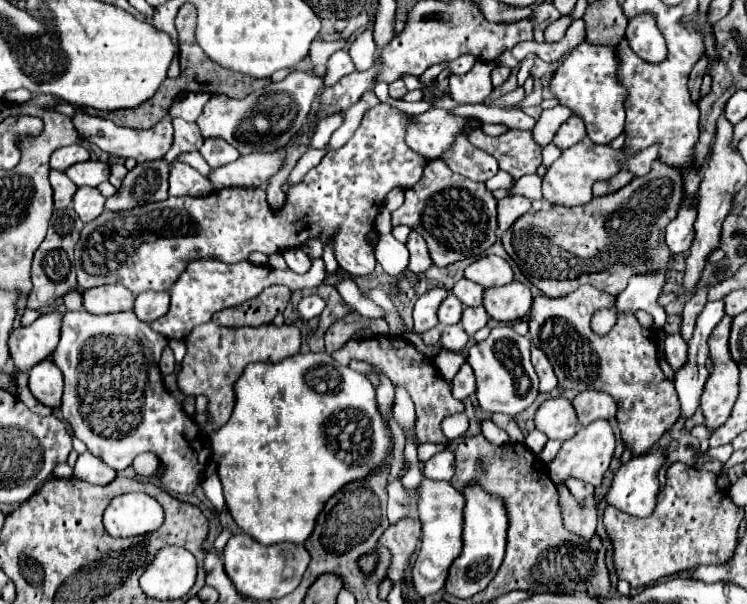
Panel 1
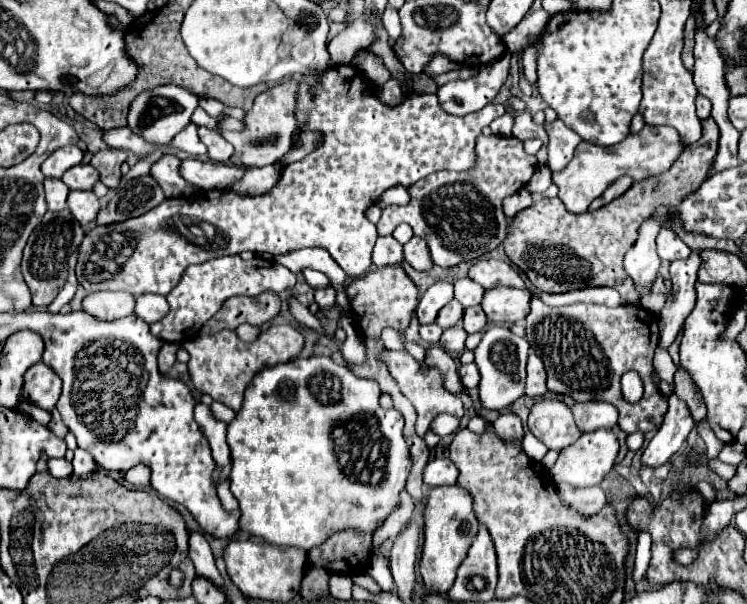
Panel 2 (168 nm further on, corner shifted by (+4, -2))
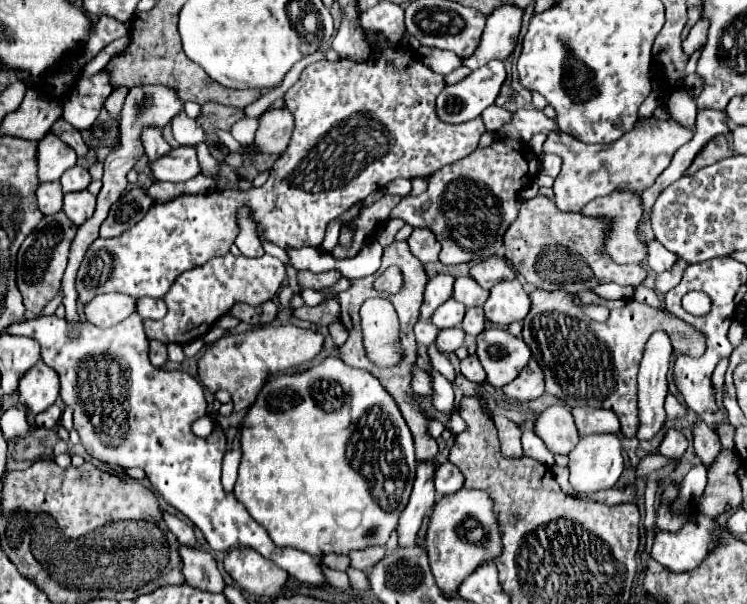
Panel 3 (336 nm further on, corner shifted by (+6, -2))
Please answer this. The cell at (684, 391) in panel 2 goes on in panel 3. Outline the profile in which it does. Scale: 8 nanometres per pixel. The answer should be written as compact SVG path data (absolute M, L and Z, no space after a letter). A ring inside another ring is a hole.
M703 420L697 422L695 428L693 428L693 446L695 446L695 452L703 460L705 466L711 466L713 464L713 458L721 450L719 436Z

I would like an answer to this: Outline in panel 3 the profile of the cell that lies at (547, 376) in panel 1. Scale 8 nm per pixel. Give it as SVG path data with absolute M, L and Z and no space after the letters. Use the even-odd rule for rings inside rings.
M531 360L525 370L519 374L517 380L513 380L509 386L503 390L509 398L513 400L535 400L545 392L545 380L543 380L543 370L537 366L535 360Z

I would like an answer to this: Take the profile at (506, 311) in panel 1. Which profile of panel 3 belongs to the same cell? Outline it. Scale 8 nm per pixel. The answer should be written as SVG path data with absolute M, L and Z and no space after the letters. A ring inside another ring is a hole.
M519 280L499 282L491 288L491 294L485 302L485 316L495 324L511 324L515 320L523 320L529 312L529 296Z

